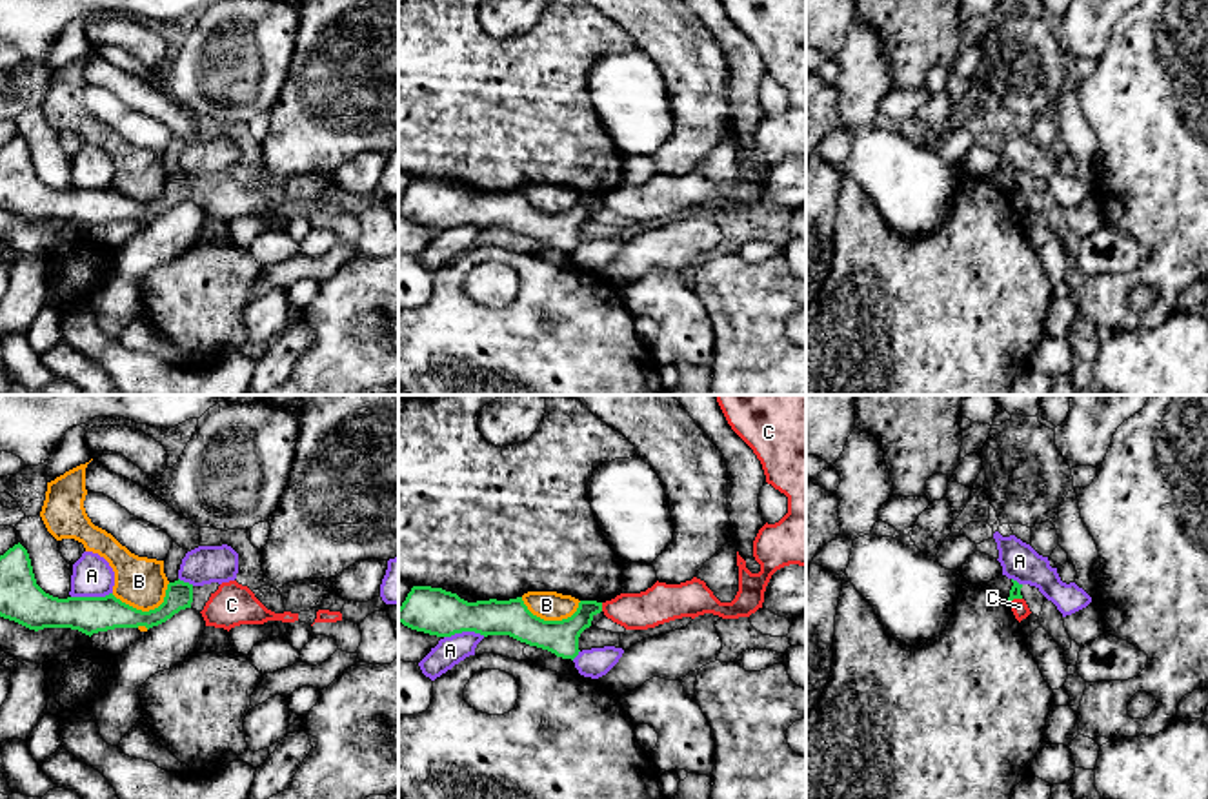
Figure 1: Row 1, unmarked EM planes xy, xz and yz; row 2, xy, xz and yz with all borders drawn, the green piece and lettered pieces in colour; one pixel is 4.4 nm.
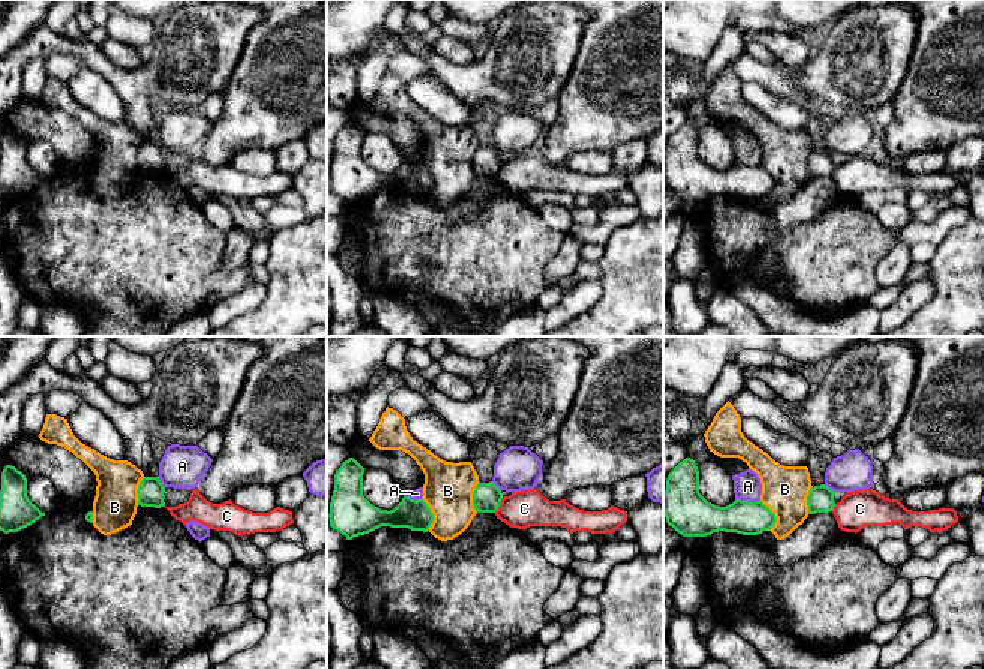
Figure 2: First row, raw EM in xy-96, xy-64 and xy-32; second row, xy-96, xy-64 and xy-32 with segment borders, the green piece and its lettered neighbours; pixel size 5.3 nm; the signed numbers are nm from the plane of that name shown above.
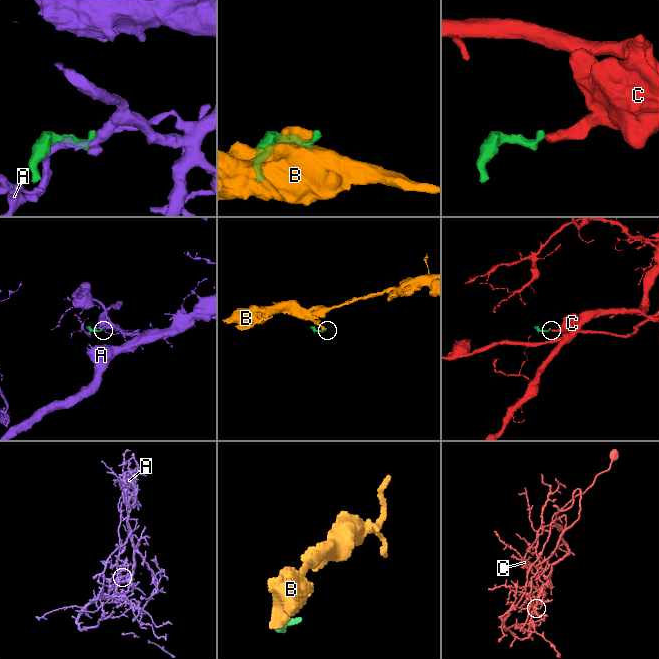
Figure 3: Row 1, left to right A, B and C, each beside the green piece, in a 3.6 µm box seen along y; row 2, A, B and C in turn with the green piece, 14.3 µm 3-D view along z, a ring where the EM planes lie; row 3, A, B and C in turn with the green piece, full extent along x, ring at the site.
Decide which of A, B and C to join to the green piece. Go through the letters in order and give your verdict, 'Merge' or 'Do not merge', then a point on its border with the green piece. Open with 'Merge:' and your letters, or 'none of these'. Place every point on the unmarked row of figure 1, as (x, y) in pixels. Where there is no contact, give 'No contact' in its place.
Merge: none of these
A: Do not merge. Touches green at xy (91, 190)
B: Do not merge. Touches green at xy (146, 204)
C: Do not merge. Touches green at yz (1016, 190)

